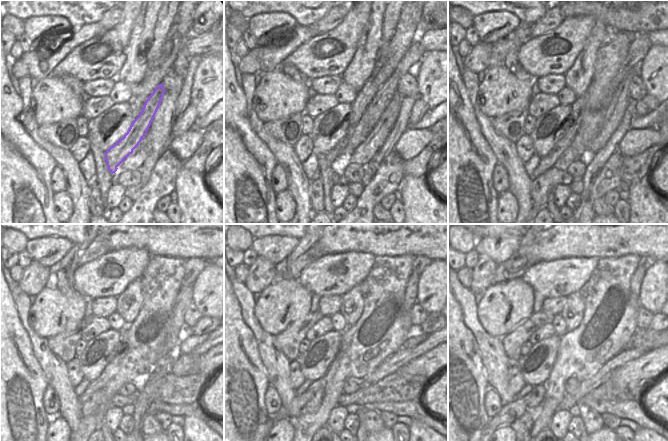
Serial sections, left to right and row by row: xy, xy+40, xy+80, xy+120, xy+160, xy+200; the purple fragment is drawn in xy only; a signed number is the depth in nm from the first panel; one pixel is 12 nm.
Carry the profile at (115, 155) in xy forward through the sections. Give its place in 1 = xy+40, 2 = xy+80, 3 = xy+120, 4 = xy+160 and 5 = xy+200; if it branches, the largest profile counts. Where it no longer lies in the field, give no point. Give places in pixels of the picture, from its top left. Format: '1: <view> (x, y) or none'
1: xy+40 (415, 52)
2: xy+80 (638, 49)
3: xy+120 (193, 267)
4: xy+160 (419, 263)
5: xy+200 (646, 261)

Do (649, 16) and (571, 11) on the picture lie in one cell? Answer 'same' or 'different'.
same

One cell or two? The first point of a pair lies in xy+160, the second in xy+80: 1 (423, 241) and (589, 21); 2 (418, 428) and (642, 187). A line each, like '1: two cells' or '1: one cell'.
1: two cells
2: one cell

